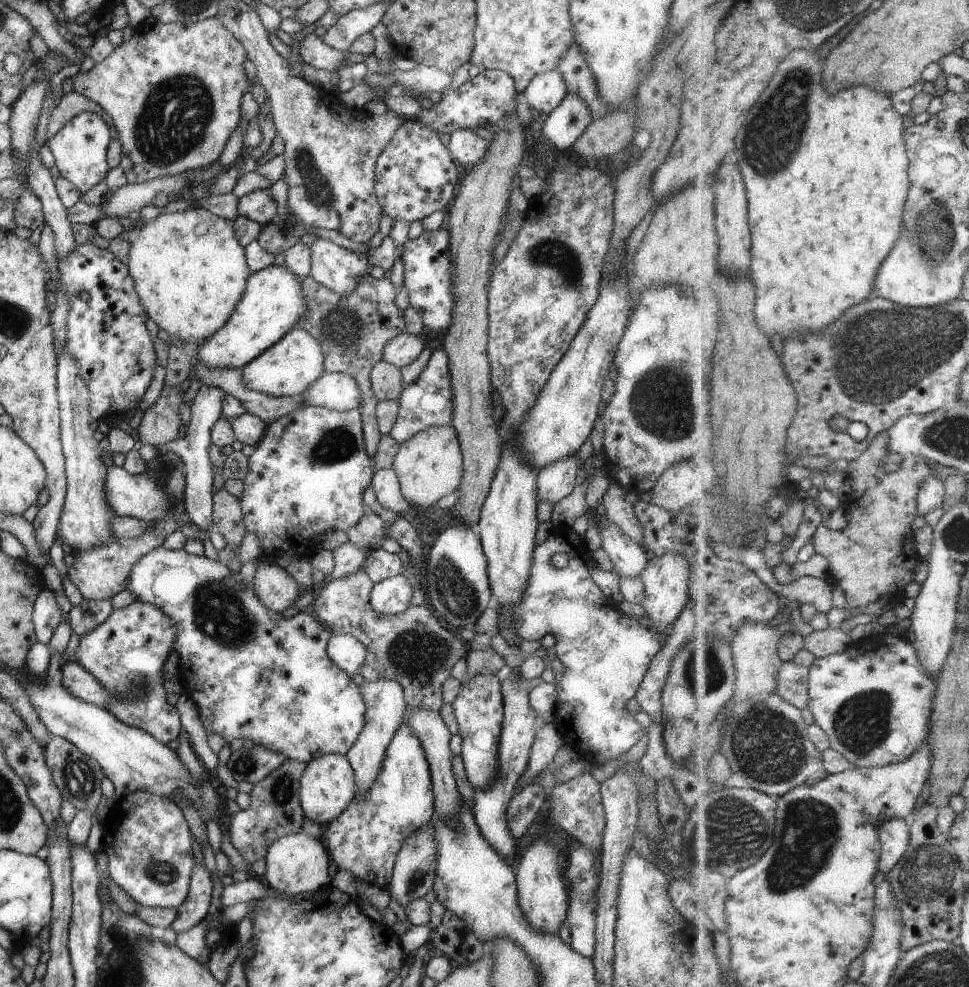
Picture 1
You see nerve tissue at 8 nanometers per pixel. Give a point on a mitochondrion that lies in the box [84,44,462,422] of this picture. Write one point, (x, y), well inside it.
(174, 119)

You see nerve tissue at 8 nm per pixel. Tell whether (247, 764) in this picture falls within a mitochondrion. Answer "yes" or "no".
yes

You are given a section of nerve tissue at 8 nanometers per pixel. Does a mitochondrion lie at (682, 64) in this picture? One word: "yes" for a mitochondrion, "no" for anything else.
yes

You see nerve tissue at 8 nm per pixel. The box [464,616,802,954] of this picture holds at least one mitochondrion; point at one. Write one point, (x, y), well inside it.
(732, 834)

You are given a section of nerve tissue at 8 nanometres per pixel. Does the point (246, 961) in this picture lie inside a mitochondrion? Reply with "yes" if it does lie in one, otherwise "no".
no

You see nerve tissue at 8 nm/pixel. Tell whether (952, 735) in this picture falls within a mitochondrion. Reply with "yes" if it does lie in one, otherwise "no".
no

